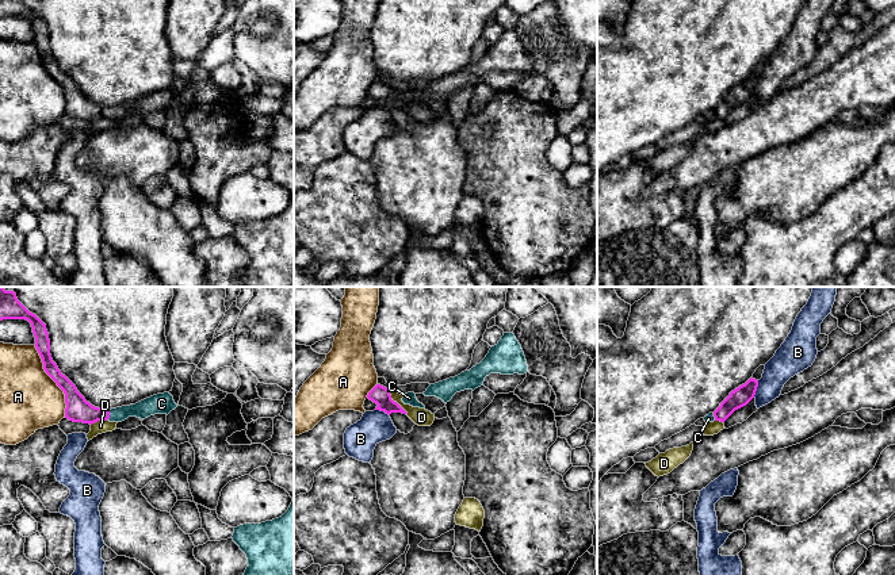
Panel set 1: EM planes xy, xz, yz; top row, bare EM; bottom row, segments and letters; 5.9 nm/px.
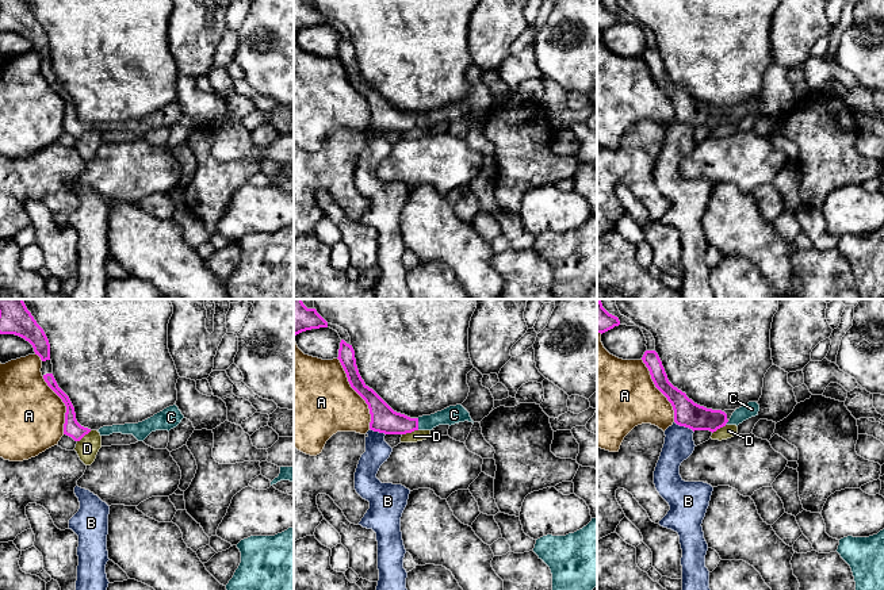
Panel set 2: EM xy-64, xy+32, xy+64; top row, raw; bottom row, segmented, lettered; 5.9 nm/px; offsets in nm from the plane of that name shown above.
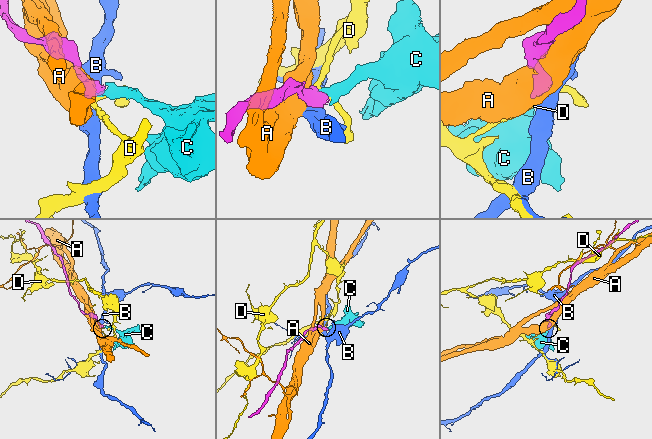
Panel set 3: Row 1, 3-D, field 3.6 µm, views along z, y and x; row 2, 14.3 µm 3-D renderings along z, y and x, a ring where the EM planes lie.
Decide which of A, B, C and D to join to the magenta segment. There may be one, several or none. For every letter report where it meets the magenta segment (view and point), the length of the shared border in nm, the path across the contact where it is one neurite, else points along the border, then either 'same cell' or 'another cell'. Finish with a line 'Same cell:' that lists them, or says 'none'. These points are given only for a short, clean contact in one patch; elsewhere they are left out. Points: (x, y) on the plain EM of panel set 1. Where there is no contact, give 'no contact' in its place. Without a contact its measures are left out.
A: xy (54, 77) | 480 nm | another cell
B: yz (756, 85) | 110 nm | along yz (758, 77), (753, 94) | another cell
C: xy (108, 112) | 70 nm | across xy (77, 106), (88, 111), (108, 112), (142, 107), (149, 103) | same cell
D: xz (397, 100) | 170 nm | along xz (390, 88), (390, 94), (406, 111) | another cell
Same cell: C

